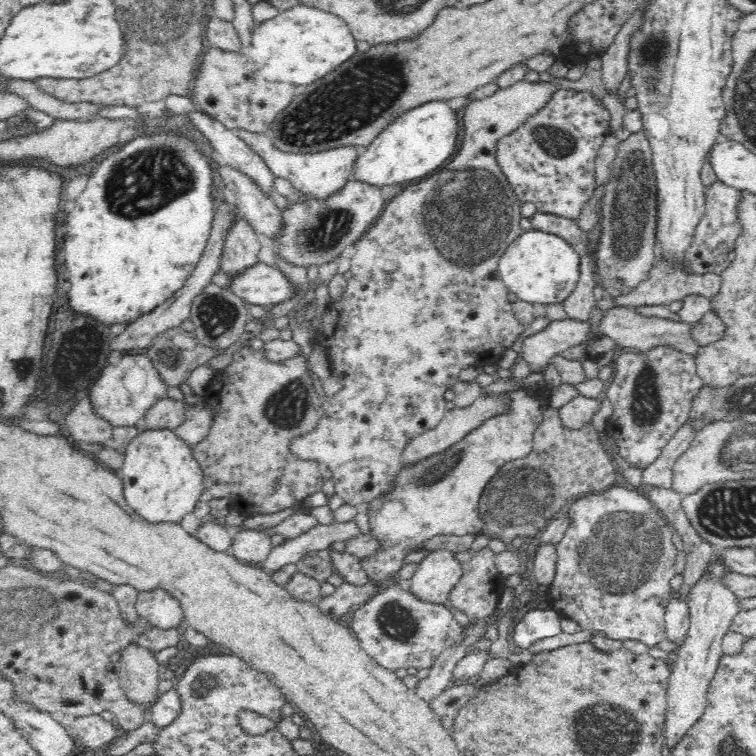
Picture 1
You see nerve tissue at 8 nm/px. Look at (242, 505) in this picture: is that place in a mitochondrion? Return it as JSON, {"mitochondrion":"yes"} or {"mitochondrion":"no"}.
{"mitochondrion":"no"}

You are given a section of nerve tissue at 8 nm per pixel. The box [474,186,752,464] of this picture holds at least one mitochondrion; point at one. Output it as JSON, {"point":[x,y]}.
{"point":[645,405]}

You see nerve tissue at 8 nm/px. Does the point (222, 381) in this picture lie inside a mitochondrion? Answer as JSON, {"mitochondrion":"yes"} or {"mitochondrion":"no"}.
{"mitochondrion":"no"}

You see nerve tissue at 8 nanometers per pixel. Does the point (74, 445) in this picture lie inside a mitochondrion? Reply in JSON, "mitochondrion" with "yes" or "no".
{"mitochondrion":"no"}

